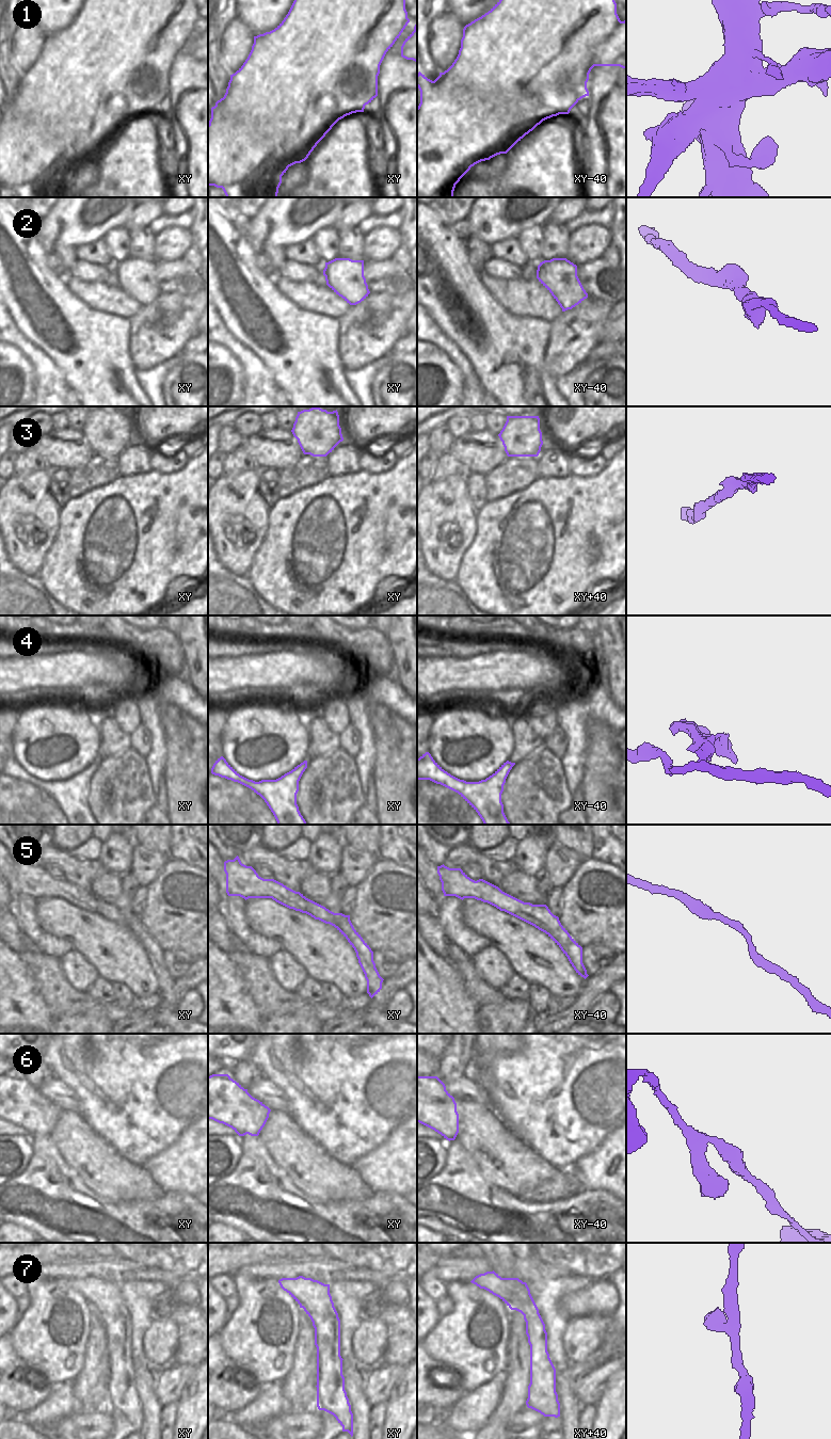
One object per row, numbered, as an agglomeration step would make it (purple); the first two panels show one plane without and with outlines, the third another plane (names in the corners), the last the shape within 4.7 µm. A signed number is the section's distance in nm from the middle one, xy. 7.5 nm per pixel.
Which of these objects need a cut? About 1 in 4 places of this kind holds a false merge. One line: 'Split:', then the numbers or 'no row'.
Split: 1, 3

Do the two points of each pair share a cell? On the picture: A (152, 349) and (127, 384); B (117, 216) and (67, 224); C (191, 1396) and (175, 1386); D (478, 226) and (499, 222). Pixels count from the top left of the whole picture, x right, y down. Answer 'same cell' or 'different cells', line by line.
A: different cells
B: same cell
C: different cells
D: same cell

